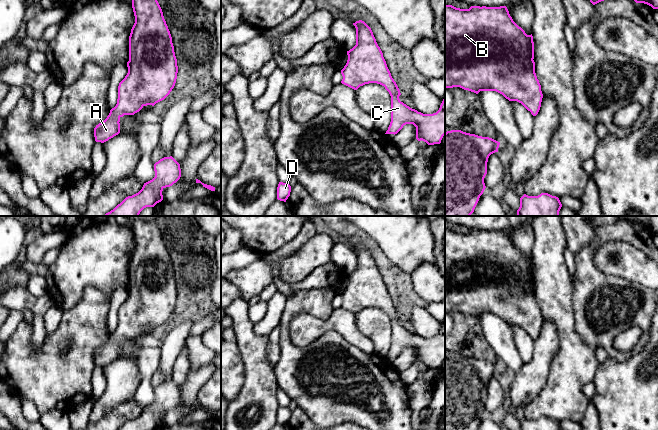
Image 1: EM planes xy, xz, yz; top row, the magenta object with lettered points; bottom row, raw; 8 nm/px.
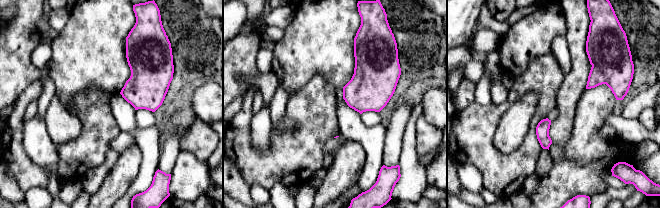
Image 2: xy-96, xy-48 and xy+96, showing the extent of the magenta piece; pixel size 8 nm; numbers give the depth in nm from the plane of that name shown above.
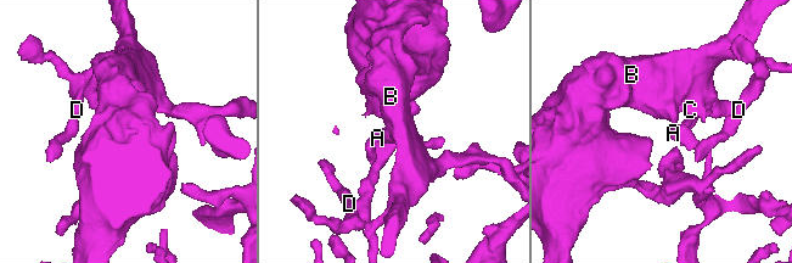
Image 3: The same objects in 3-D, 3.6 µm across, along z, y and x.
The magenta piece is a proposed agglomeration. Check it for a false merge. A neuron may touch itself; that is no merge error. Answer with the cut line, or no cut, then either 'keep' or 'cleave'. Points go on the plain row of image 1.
cut none; keep

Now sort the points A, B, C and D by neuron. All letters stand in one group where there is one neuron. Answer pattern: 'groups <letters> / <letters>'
groups A B C D

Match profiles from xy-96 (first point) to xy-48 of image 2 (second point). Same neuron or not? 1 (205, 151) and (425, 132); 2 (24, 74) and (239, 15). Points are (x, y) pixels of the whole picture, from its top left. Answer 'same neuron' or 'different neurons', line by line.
1: same neuron
2: different neurons

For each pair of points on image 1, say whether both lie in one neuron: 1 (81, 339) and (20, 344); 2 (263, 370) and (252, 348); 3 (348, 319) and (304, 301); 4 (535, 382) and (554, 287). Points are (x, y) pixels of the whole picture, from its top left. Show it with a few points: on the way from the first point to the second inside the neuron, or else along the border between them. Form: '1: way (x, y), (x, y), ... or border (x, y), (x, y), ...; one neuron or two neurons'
1: way (68, 356), (65, 359), (32, 359); one neuron
2: way (258, 365), (254, 353); one neuron
3: border (334, 309), (325, 320); two neurons
4: border (543, 320), (549, 320), (555, 325), (558, 342); two neurons

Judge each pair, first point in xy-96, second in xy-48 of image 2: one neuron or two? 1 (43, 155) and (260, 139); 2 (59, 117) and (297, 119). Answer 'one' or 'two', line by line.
1: one
2: two

